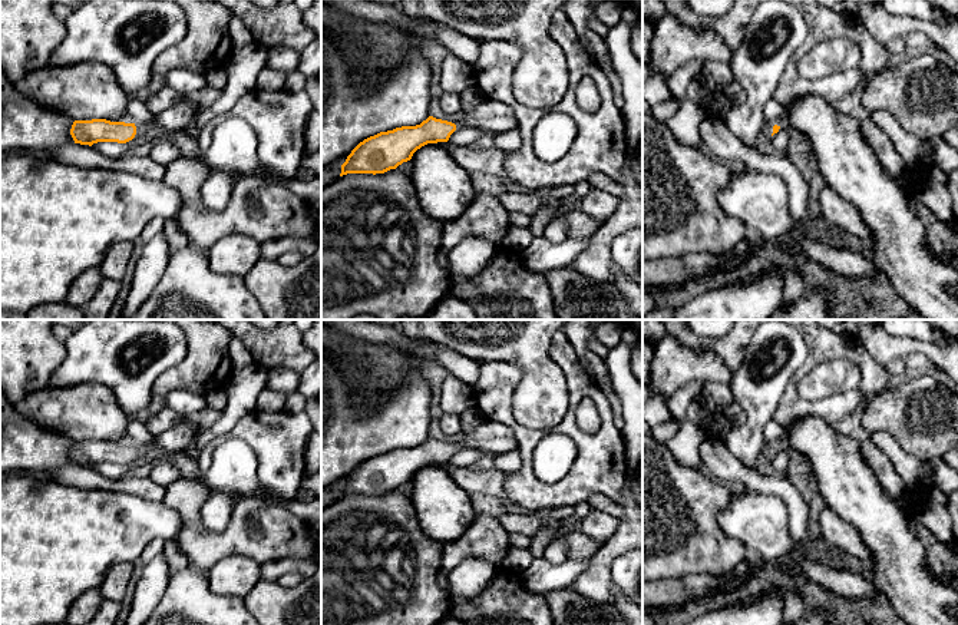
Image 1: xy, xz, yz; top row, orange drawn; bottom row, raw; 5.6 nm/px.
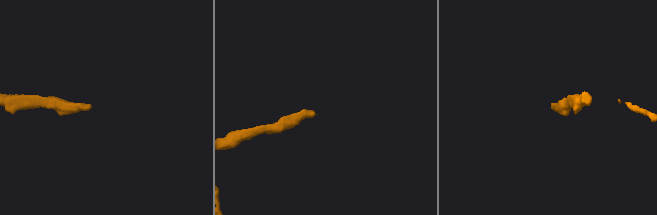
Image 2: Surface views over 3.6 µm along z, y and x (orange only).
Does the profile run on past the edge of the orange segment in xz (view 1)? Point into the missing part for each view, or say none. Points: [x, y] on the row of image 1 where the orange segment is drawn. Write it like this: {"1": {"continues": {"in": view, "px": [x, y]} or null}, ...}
{"1": {"continues": null}}

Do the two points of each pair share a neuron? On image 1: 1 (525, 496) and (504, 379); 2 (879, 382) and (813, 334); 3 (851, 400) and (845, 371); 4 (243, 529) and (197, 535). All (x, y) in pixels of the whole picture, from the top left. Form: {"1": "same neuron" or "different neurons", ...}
{"1": "same neuron", "2": "same neuron", "3": "different neurons", "4": "same neuron"}

